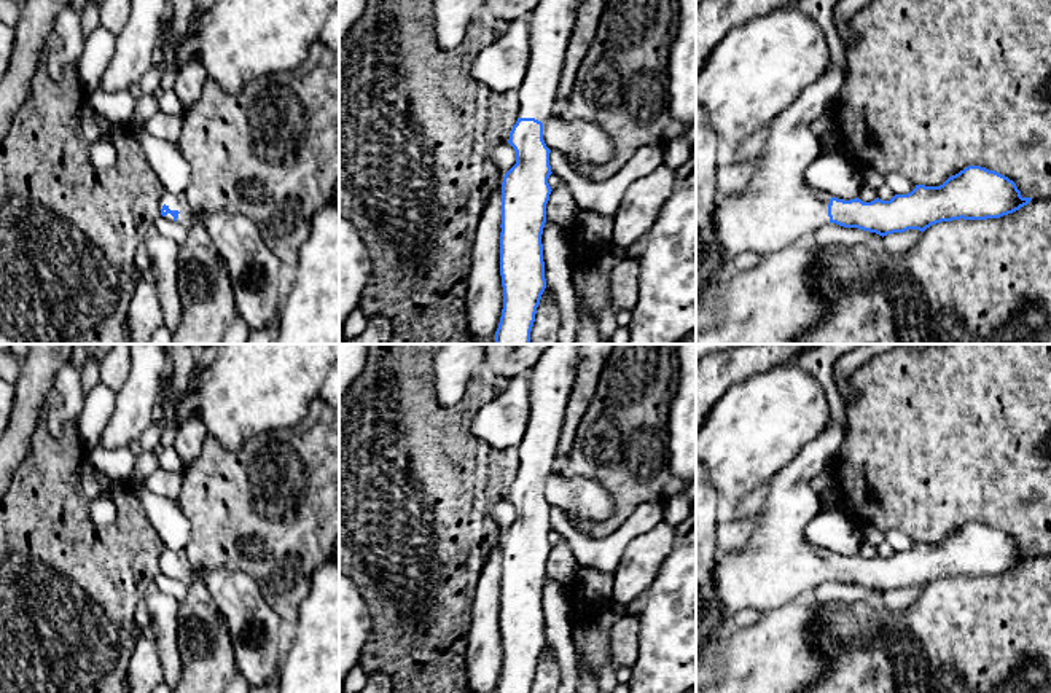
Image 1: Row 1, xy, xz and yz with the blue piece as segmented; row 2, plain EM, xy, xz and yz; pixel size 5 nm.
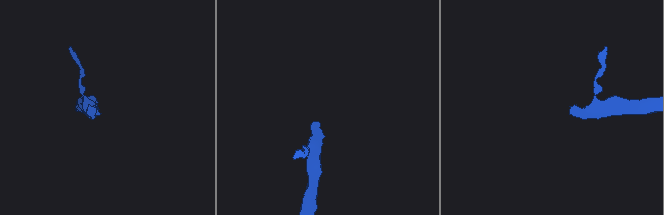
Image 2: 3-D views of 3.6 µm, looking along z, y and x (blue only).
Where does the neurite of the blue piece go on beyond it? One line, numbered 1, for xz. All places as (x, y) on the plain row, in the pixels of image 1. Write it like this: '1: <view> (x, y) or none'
1: xz (550, 383)

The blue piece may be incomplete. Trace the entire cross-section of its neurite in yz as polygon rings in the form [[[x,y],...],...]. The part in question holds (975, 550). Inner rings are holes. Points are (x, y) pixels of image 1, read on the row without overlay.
[[[830,419],[823,432],[807,443],[799,454],[769,480],[768,495],[756,513],[755,531],[748,543],[737,553],[718,553],[713,567],[717,594],[721,602],[721,620],[731,624],[742,609],[768,613],[796,599],[807,597],[826,580],[887,593],[908,586],[925,588],[932,581],[952,577],[1000,575],[1027,562],[1032,554],[1022,554],[1008,534],[981,523],[968,523],[949,534],[940,543],[916,542],[908,551],[895,551],[890,558],[863,559],[830,554],[806,537],[809,521],[819,511],[819,495],[811,481],[825,472],[825,462],[844,443],[844,429]]]

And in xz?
[[[551,344],[529,371],[530,417],[518,444],[519,475],[510,489],[508,500],[516,508],[516,521],[502,540],[500,632],[503,666],[495,693],[530,693],[537,664],[546,645],[541,591],[546,580],[546,561],[551,543],[549,510],[543,497],[543,480],[553,472],[565,408],[576,376],[580,344]]]

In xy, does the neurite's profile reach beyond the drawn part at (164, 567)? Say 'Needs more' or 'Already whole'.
Needs more

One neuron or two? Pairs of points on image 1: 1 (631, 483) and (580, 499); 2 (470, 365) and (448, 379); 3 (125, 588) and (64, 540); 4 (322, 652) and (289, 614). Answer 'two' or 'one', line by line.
1: two
2: one
3: one
4: two

